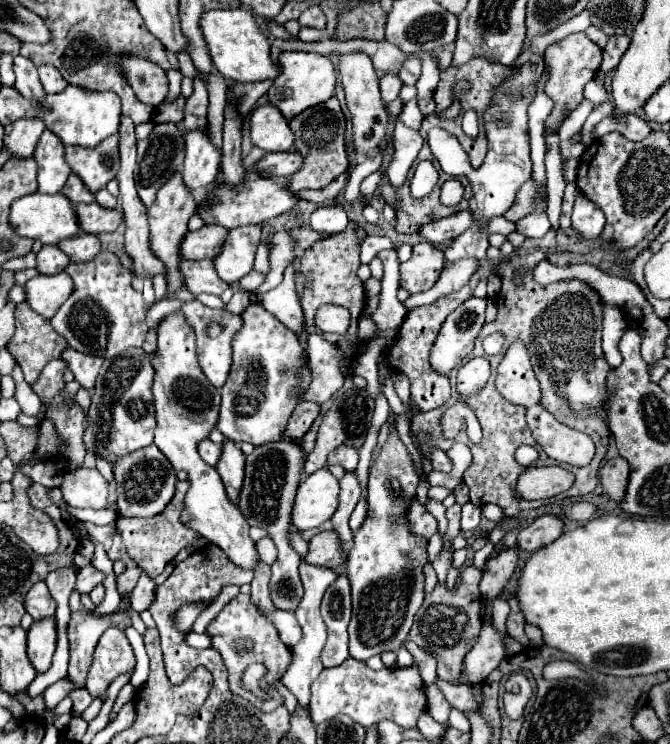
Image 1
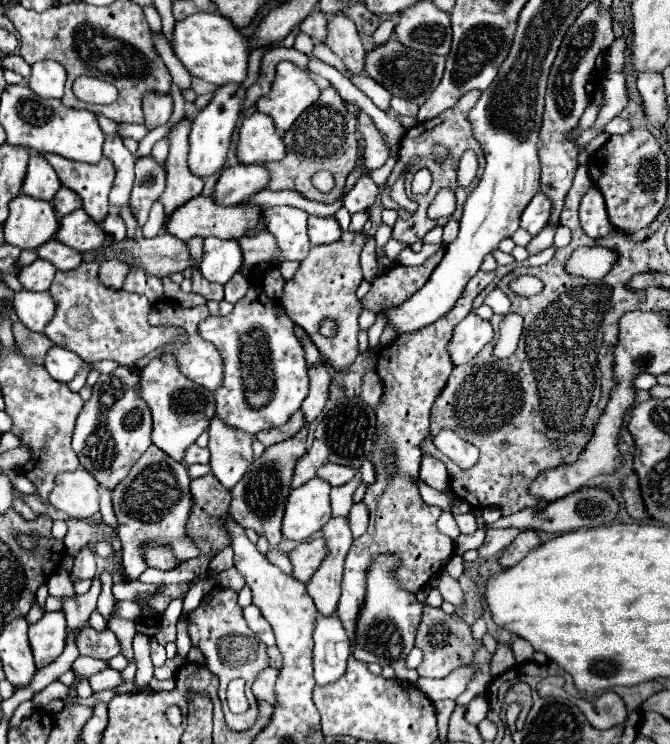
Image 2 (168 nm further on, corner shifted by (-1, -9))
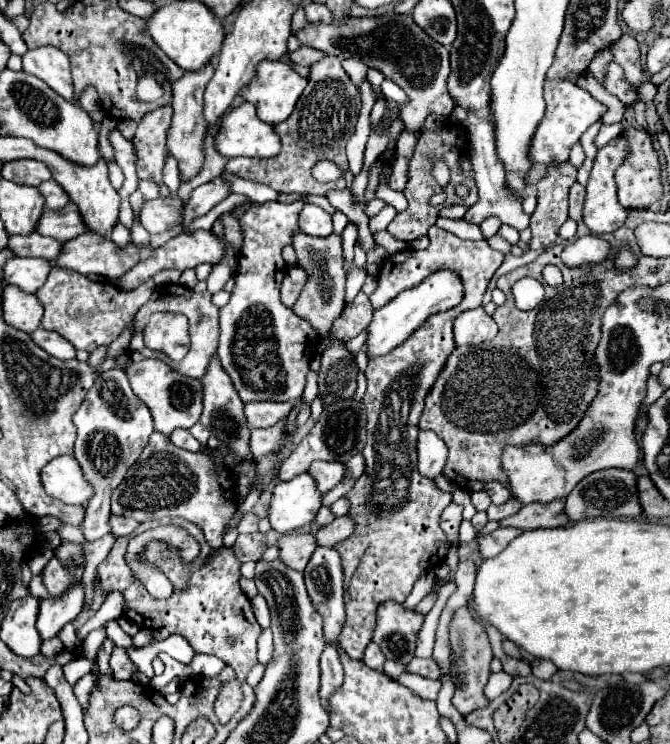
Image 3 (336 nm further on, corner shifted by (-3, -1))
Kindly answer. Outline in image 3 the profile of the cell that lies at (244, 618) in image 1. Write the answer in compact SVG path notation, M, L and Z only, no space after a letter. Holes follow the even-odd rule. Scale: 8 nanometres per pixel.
M161 518L161 520L143 522L135 530L135 534L117 538L117 542L115 542L113 550L109 552L109 556L97 566L99 586L105 594L115 592L115 590L123 594L123 614L129 620L133 620L137 626L151 628L151 630L167 628L171 634L183 636L195 652L213 654L235 670L236 679L233 682L227 682L223 692L215 700L215 714L217 714L219 722L227 724L231 720L231 716L237 712L237 708L241 704L241 698L243 698L241 690L239 690L239 682L245 680L247 672L257 664L257 638L261 634L261 626L257 624L257 620L253 616L251 602L239 588L241 562L235 558L233 550L229 550L229 548L211 548L205 542L203 532L195 524L191 524L187 520L181 520L181 518ZM163 524L175 524L175 526L185 528L188 534L193 536L201 546L201 554L191 566L183 564L179 560L179 556L175 556L175 552L169 552L167 546L161 544L161 542L151 542L147 546L145 558L153 560L157 564L157 568L161 568L173 584L173 594L169 596L169 600L153 598L145 590L145 586L133 576L131 568L125 562L127 542L135 534L141 534L141 532L153 529L155 526L163 526Z

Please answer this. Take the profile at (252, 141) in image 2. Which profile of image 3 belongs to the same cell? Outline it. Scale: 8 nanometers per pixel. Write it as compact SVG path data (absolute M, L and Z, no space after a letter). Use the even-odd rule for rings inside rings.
M243 102L221 118L221 126L215 134L215 150L227 158L271 158L281 150L281 142L273 126L257 118L255 106Z

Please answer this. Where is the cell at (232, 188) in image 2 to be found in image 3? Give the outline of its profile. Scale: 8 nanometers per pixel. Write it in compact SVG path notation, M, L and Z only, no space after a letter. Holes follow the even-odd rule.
M215 178L209 184L203 184L193 190L191 198L183 206L183 224L193 222L195 218L207 214L215 204L219 204L229 194L229 184L223 178Z

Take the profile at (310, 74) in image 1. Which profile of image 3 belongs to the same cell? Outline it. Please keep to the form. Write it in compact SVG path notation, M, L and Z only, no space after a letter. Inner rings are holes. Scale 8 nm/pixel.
M263 60L263 62L259 62L255 80L251 80L251 84L247 84L247 88L243 88L243 92L241 92L239 96L245 98L247 102L255 104L257 116L259 116L263 122L275 126L275 124L287 120L287 116L293 112L295 102L299 100L305 84L307 84L307 80L305 80L303 76L299 76L297 72L293 72L293 68L291 68L287 62Z

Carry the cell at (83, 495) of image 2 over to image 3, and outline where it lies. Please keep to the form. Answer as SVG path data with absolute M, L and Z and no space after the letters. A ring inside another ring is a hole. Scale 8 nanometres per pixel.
M69 454L57 456L41 468L41 482L51 498L65 504L87 504L93 496L91 486L83 480L83 472L77 460Z

